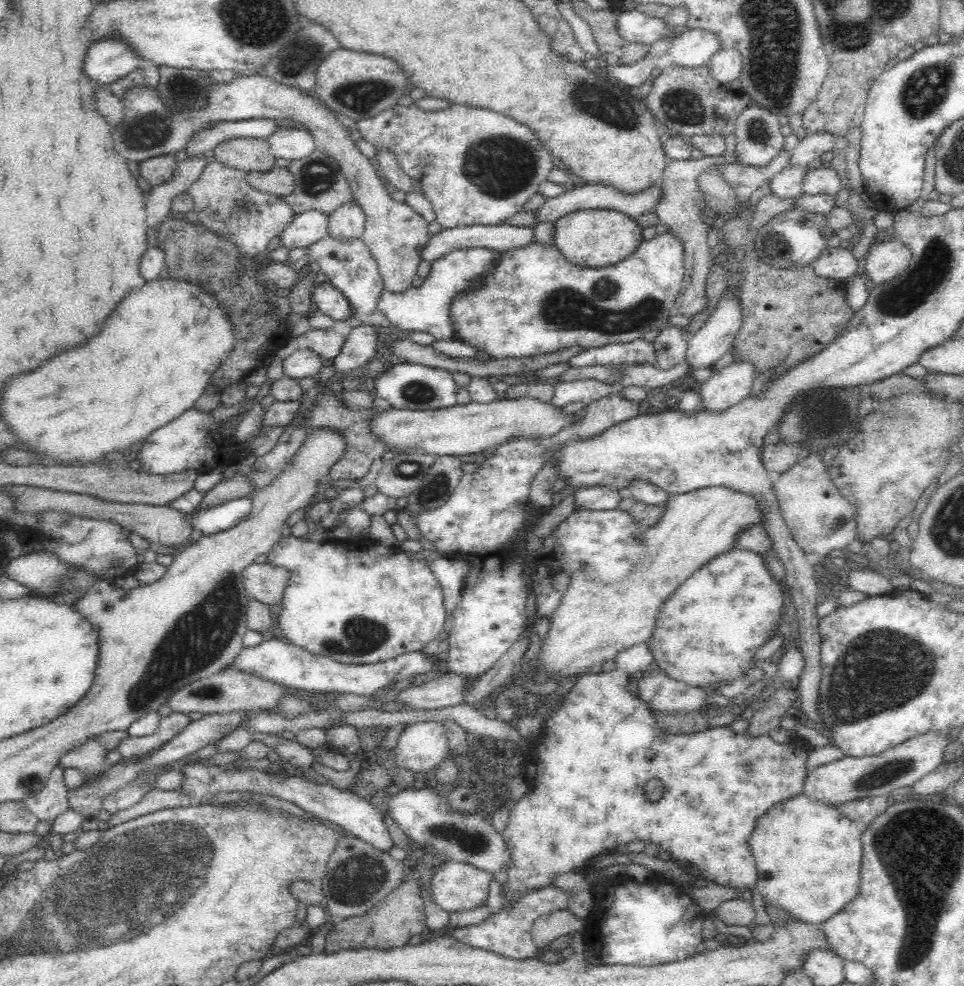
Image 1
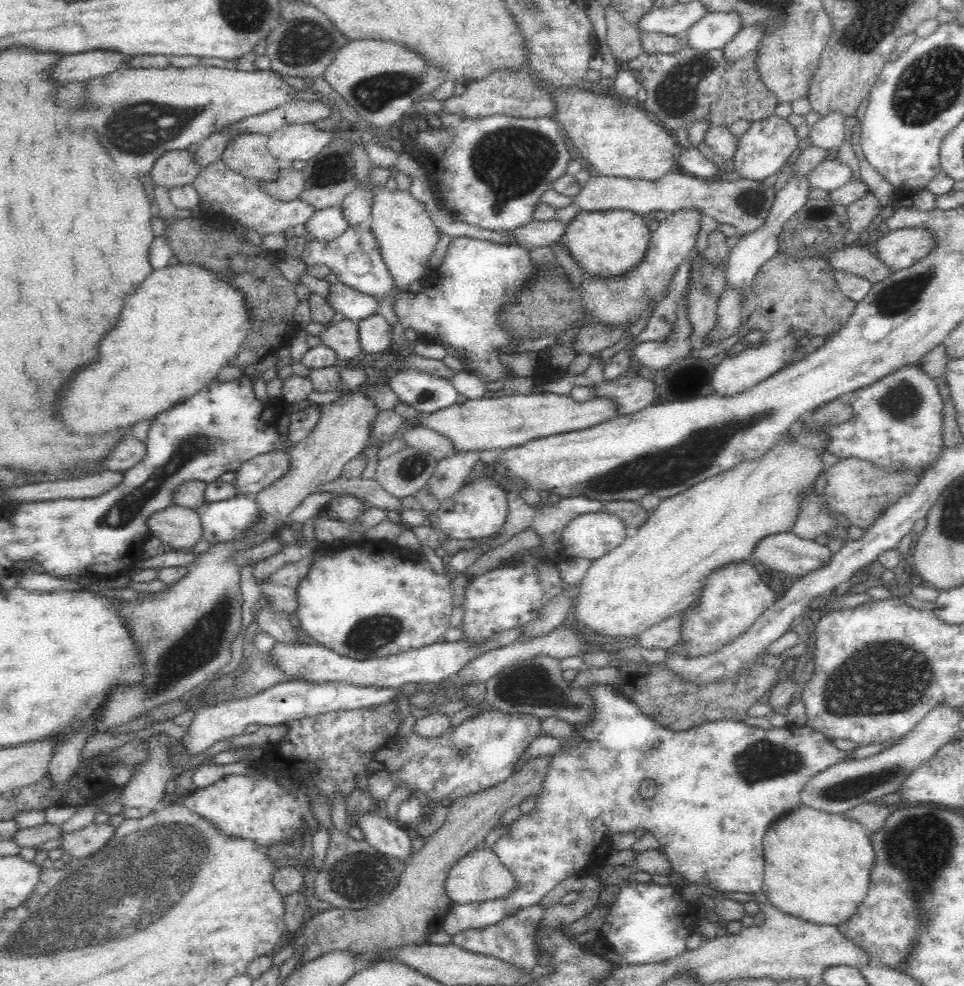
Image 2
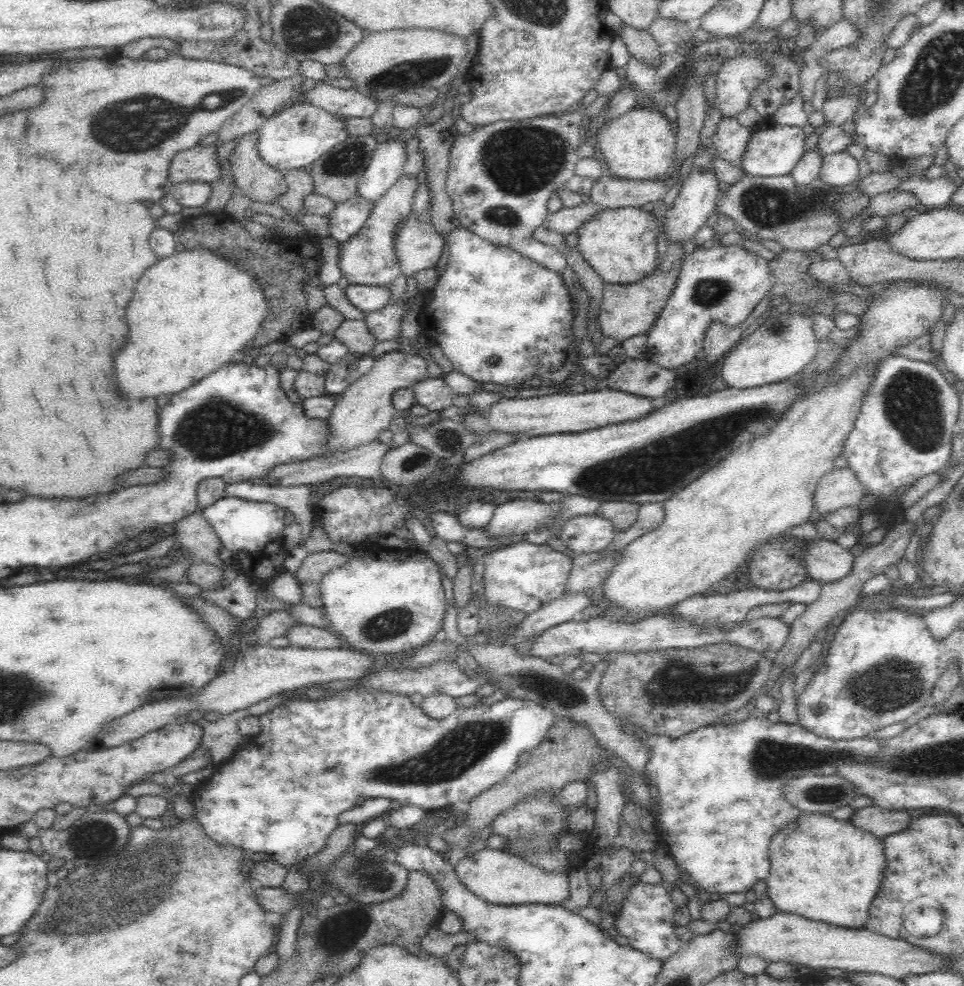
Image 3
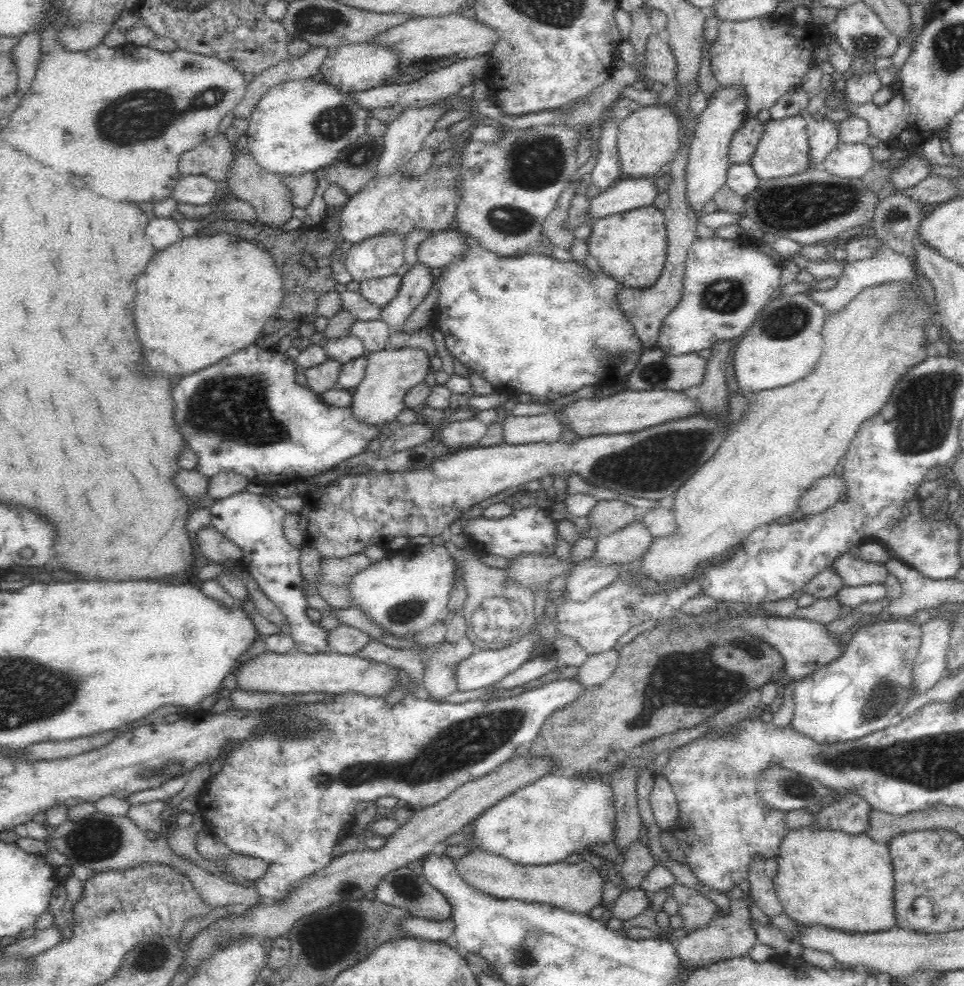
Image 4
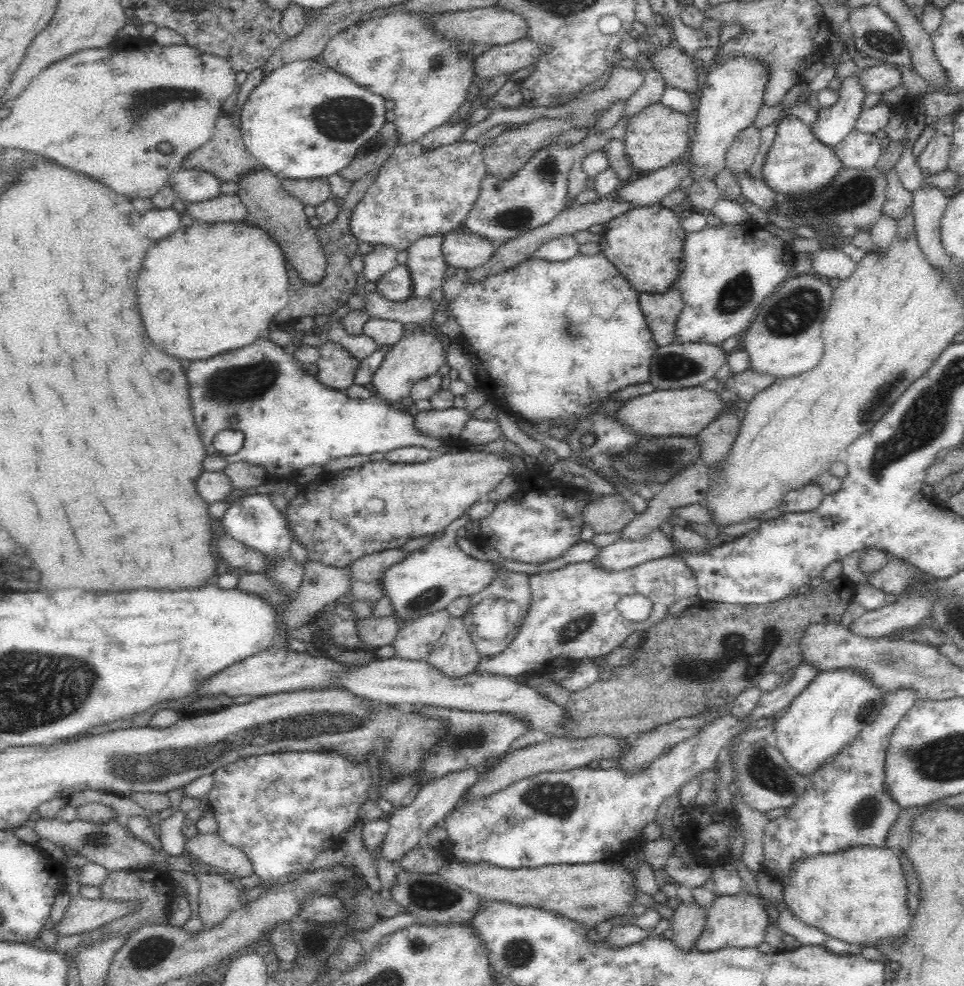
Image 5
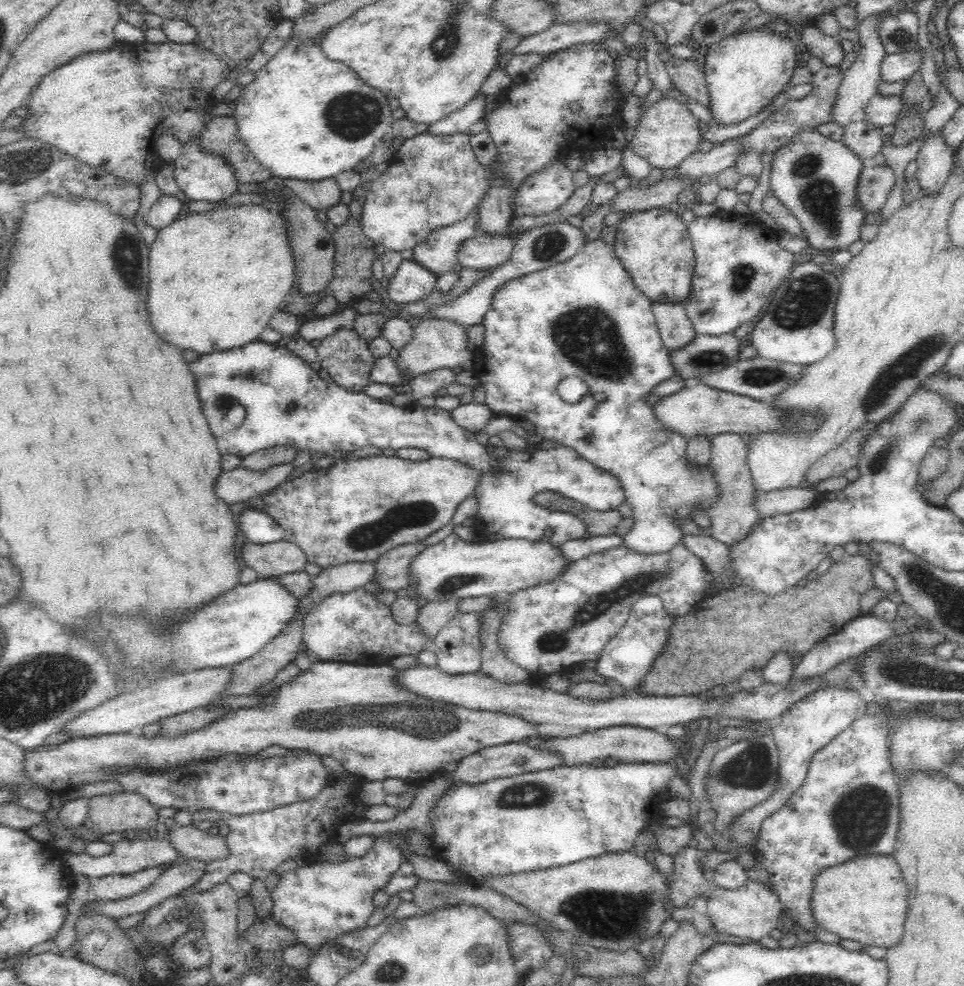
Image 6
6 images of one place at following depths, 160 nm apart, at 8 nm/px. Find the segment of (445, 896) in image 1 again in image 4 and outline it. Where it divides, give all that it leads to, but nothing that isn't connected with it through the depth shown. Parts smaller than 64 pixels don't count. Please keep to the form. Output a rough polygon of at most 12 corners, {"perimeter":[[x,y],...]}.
{"perimeter":[[482,849],[467,884],[500,899],[588,914],[604,880],[589,861],[522,865]]}

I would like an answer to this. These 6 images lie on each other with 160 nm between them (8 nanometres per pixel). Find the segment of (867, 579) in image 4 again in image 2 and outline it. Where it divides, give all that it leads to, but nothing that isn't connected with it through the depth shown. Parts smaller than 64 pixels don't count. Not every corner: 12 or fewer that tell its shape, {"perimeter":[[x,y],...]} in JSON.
{"perimeter":[[791,530],[766,536],[753,555],[766,568],[803,577],[833,556]]}

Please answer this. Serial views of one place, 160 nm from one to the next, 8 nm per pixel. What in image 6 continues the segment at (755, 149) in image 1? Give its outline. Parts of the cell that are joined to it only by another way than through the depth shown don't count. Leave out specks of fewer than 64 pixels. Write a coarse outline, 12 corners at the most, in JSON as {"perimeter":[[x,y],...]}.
{"perimeter":[[804,129],[773,152],[770,188],[810,246],[848,249],[866,164]]}

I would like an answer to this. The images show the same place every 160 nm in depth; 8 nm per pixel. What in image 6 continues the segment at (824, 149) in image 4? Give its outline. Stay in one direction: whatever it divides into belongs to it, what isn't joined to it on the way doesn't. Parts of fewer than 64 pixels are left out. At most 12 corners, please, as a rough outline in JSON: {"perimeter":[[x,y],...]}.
{"perimeter":[[896,2],[859,23],[857,57],[837,90],[831,122],[846,126],[877,94],[887,55],[877,36],[884,15]]}

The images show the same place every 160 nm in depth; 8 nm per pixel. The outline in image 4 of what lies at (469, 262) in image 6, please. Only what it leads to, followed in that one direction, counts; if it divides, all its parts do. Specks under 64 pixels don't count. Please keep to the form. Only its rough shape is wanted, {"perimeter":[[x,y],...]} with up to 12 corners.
{"perimeter":[[455,228],[432,232],[417,262],[438,272],[468,247]]}

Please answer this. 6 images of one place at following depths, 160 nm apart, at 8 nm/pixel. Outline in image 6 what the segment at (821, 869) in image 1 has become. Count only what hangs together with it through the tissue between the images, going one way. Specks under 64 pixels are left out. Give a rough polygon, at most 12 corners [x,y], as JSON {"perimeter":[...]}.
{"perimeter":[[891,854],[814,876],[817,926],[863,946],[903,937],[909,889]]}

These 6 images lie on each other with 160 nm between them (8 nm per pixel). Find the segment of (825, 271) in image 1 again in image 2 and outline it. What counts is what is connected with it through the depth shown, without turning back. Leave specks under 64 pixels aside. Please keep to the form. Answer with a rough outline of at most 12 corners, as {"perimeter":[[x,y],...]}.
{"perimeter":[[846,245],[827,261],[833,270],[878,284],[894,274],[870,246]]}

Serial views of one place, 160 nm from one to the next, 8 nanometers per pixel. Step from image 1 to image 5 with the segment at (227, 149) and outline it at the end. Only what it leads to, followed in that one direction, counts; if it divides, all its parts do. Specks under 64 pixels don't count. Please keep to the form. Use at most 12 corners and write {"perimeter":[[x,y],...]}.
{"perimeter":[[268,169],[240,177],[249,218],[308,284],[326,255],[305,205]]}

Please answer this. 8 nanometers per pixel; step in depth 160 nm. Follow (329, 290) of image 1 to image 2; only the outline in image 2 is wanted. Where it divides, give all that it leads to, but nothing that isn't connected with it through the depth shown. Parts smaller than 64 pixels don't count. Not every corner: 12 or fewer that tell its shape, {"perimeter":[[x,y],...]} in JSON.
{"perimeter":[[340,282],[325,300],[345,319],[360,322],[379,313],[378,299]]}

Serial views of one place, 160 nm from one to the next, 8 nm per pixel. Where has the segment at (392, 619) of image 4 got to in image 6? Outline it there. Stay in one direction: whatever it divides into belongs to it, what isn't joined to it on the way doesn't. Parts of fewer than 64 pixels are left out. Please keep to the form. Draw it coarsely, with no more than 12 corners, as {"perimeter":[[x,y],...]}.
{"perimeter":[[545,539],[464,541],[412,560],[419,600],[516,593],[572,562]]}

